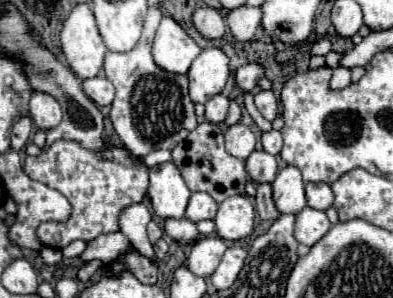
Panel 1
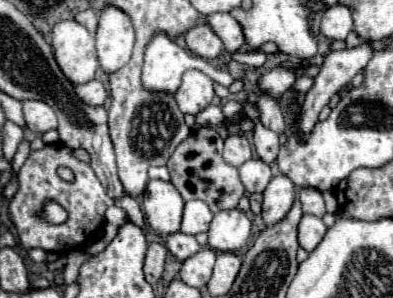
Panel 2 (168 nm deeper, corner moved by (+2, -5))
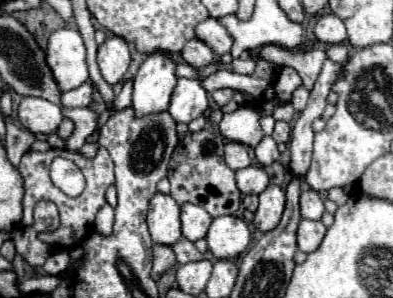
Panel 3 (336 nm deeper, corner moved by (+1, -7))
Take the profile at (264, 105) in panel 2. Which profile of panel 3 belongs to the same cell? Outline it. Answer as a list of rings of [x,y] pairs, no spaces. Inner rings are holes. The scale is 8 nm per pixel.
[[[276,121],[276,127],[274,127],[272,137],[274,137],[276,143],[288,143],[290,141],[290,123]]]

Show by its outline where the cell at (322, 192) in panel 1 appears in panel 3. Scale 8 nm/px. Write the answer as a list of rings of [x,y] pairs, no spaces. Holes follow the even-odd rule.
[[[304,191],[300,195],[300,213],[304,219],[320,219],[324,213],[324,203],[318,191]]]

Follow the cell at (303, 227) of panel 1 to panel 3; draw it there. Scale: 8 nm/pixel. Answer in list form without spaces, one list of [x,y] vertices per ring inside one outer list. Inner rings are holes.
[[[302,219],[298,225],[298,249],[304,253],[312,253],[318,249],[326,235],[326,227],[322,221]]]

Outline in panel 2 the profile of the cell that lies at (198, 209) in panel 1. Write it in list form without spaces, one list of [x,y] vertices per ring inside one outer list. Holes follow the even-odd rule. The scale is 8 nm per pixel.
[[[187,201],[185,211],[183,211],[181,231],[189,233],[189,235],[197,235],[201,231],[207,231],[211,225],[211,219],[213,219],[213,213],[205,205],[205,201]]]

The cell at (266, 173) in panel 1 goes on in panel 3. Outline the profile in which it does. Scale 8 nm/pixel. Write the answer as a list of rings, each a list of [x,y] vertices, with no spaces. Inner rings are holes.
[[[250,165],[236,173],[236,185],[238,185],[240,193],[244,193],[244,195],[248,195],[248,193],[258,195],[268,187],[268,175],[260,165]]]

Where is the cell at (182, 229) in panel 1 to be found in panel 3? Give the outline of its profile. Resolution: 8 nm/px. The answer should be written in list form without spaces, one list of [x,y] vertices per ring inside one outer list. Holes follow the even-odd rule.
[[[182,237],[176,245],[172,245],[172,249],[174,249],[174,253],[176,253],[178,263],[190,263],[190,261],[200,261],[200,259],[204,259],[204,255],[194,247],[194,243],[188,241],[188,239],[184,239],[184,237]]]

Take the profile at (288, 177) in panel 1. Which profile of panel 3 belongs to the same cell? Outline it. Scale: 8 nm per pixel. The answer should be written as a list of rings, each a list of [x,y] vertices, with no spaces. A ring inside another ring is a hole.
[[[268,185],[266,191],[260,193],[260,205],[258,205],[254,219],[252,219],[254,227],[262,233],[272,231],[280,223],[284,203],[286,203],[284,191],[278,185]]]

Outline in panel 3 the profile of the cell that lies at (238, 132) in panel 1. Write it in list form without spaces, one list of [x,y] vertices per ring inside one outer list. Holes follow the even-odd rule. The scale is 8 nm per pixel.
[[[226,143],[226,151],[224,151],[224,161],[230,169],[238,171],[250,165],[250,157],[248,157],[248,149],[242,143]]]

